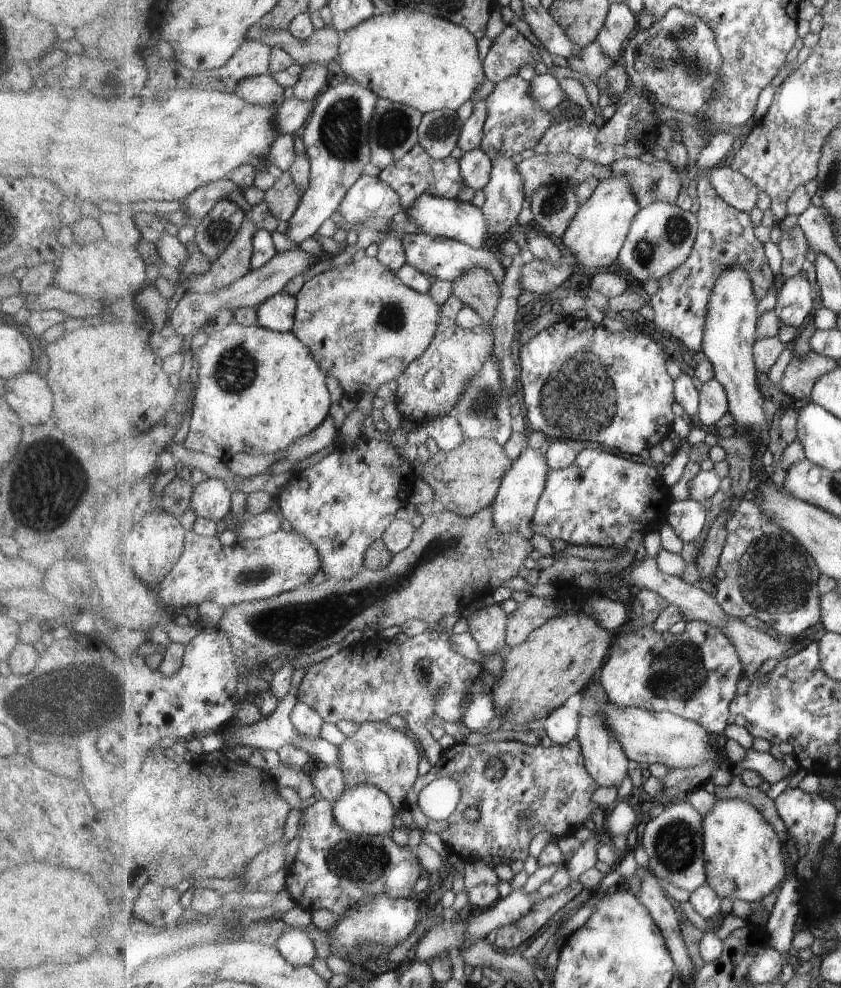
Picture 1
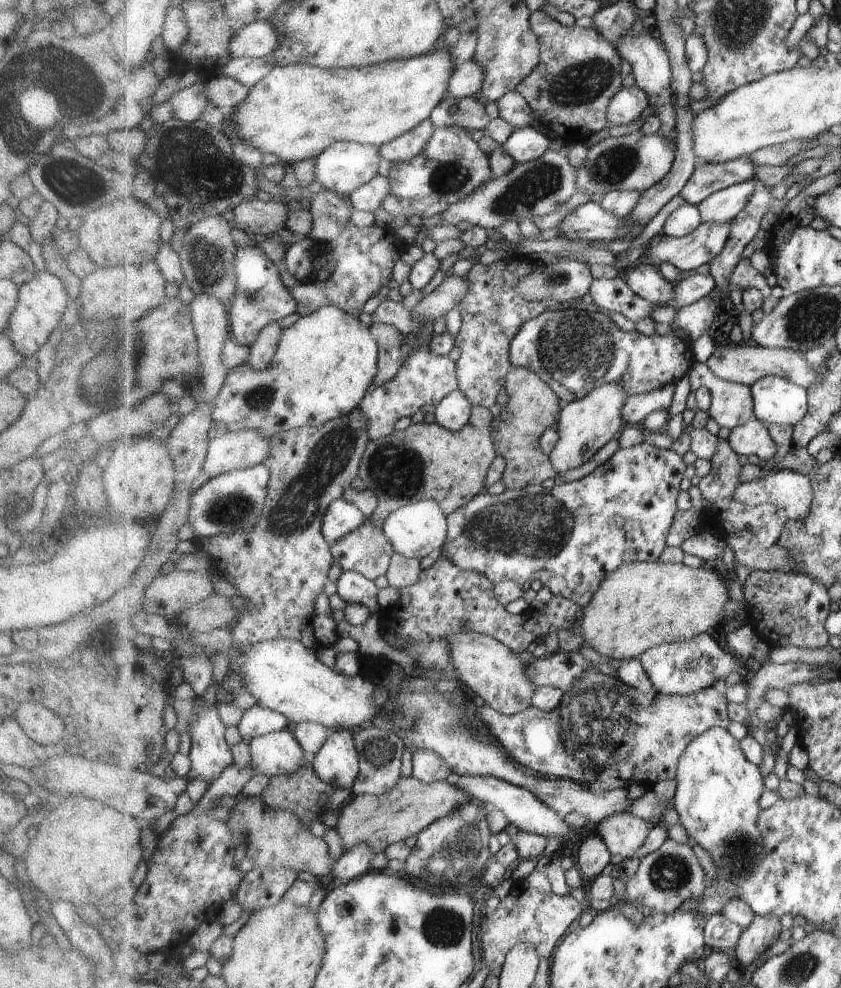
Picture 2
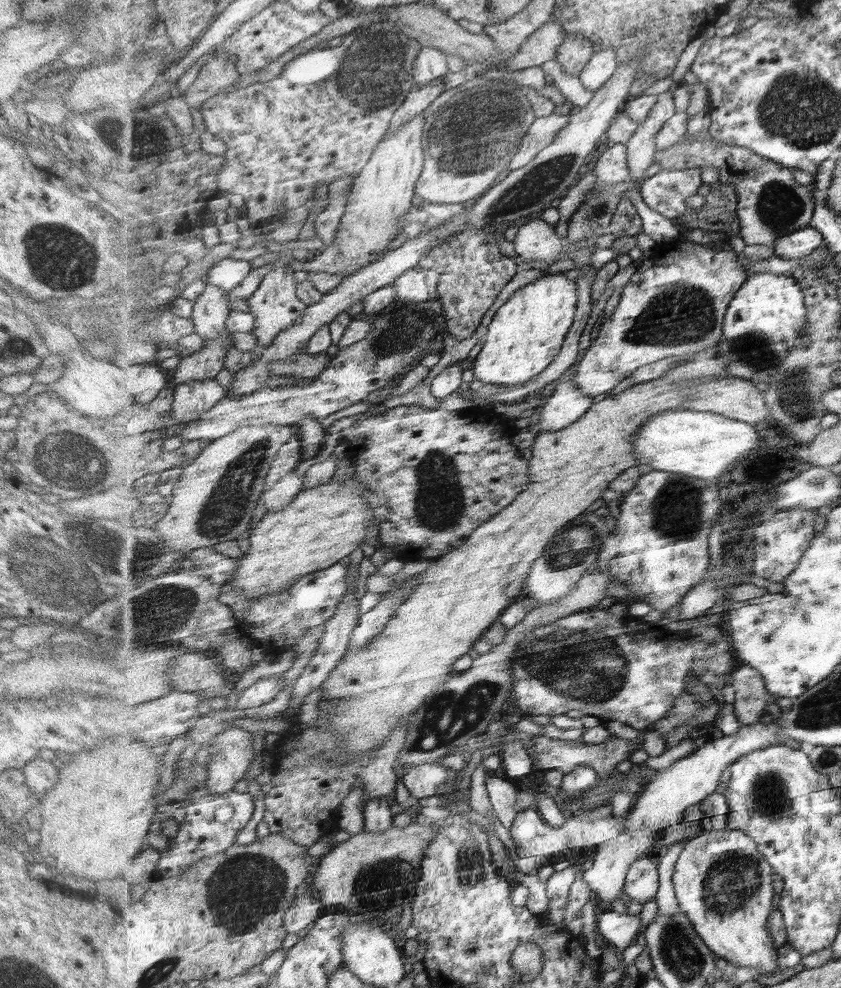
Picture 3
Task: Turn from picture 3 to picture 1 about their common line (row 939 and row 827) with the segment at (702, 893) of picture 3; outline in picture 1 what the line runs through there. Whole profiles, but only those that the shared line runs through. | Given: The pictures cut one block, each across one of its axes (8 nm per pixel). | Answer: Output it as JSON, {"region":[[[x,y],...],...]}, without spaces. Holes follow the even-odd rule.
{"region":[[[719,800],[704,816],[707,884],[724,899],[758,903],[779,890],[789,870],[784,843],[763,813],[744,800]]]}

